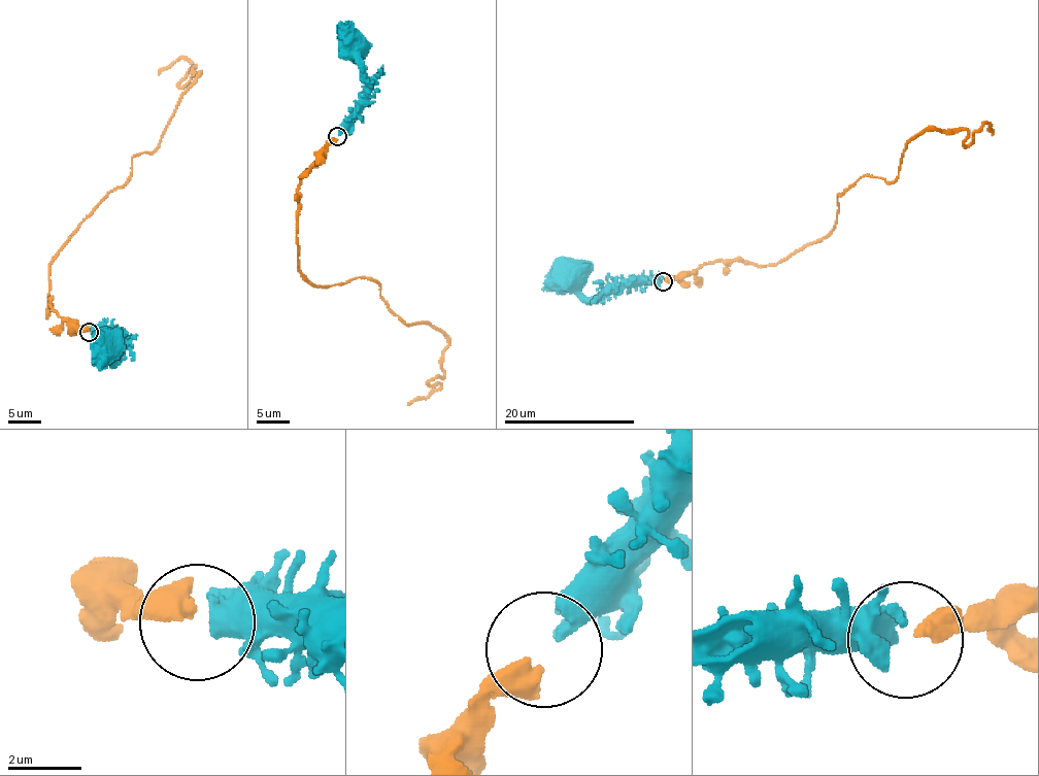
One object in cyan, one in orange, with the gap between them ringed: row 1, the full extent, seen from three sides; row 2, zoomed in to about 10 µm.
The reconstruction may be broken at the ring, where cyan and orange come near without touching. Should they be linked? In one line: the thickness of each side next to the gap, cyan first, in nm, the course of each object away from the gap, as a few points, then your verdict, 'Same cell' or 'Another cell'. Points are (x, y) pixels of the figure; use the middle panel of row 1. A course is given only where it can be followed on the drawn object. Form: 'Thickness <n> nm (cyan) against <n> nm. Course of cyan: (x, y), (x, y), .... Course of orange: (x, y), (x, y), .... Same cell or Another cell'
Thickness 440 nm (cyan) against 550 nm. Course of cyan: (339, 135), (340, 127), (363, 98), (363, 63), (355, 42). Course of orange: (334, 138), (301, 178), (298, 269), (322, 287), (369, 277), (401, 322), (446, 336), (443, 379), (407, 404). Another cell

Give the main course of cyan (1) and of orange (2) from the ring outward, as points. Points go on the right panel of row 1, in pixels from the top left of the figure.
1: (662, 281), (604, 288), (584, 298), (568, 277)
2: (665, 280), (774, 265), (830, 233), (837, 196), (865, 175), (897, 179), (927, 130), (992, 135)

